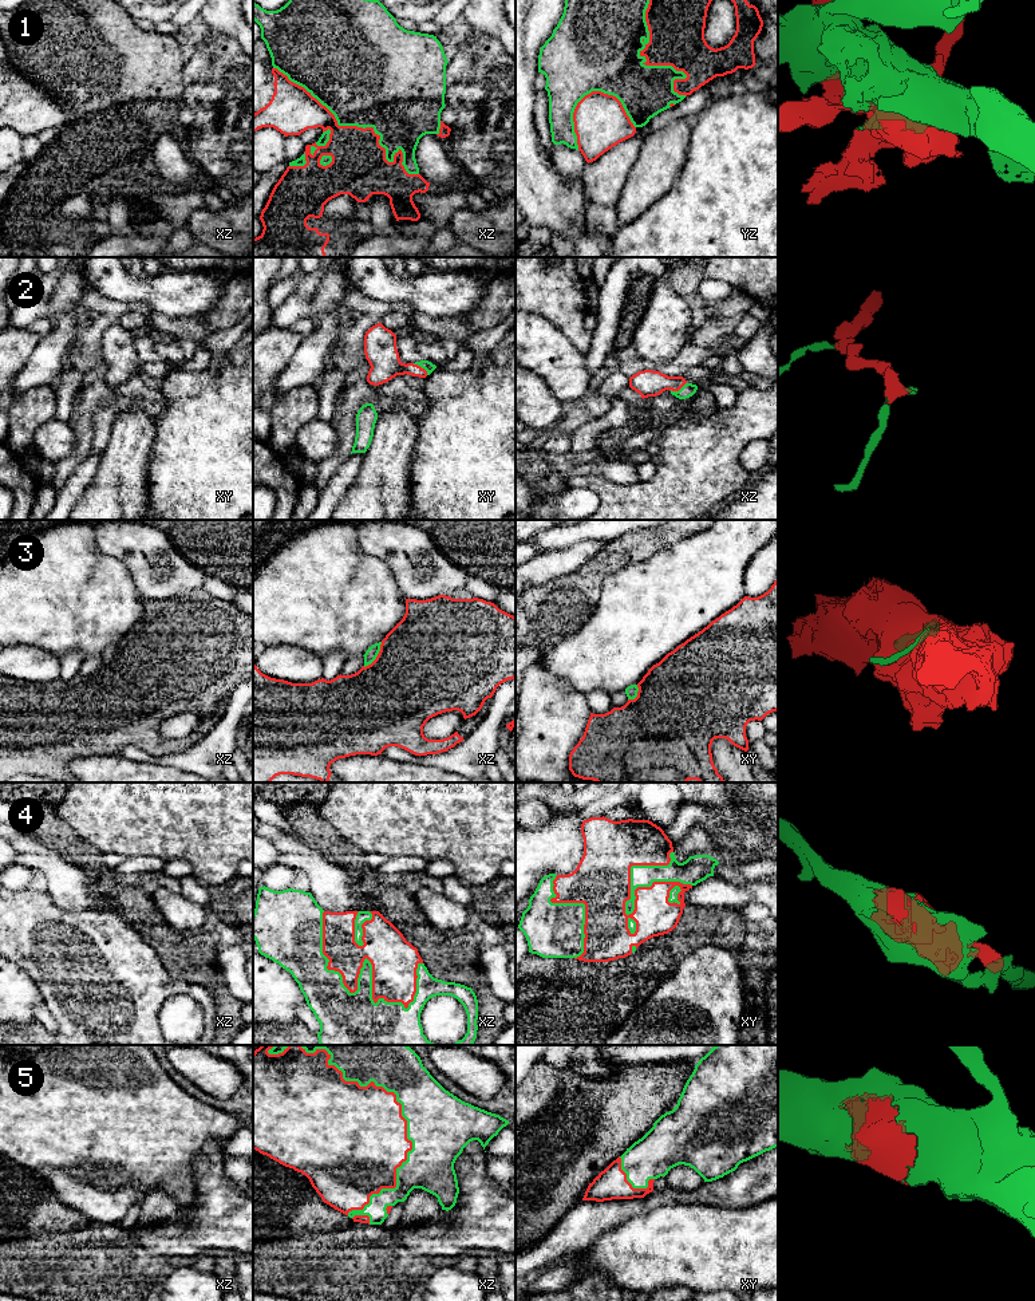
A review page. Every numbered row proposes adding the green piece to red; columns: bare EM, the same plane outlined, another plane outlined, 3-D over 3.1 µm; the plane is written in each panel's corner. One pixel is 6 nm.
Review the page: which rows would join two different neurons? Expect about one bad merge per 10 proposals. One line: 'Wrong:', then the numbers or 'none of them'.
Wrong: 1, 3

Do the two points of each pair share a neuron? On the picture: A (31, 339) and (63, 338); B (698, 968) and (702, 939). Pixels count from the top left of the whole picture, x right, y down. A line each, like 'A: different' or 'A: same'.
A: different
B: different

